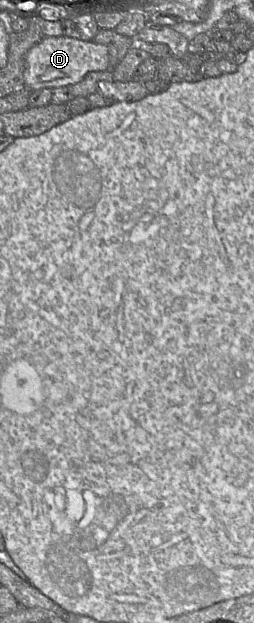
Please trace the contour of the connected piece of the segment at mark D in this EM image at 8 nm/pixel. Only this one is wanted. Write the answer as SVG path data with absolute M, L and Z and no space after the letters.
M68 36L43 37L25 56L24 85L30 90L70 86L82 80L87 73L110 69L105 45Z

